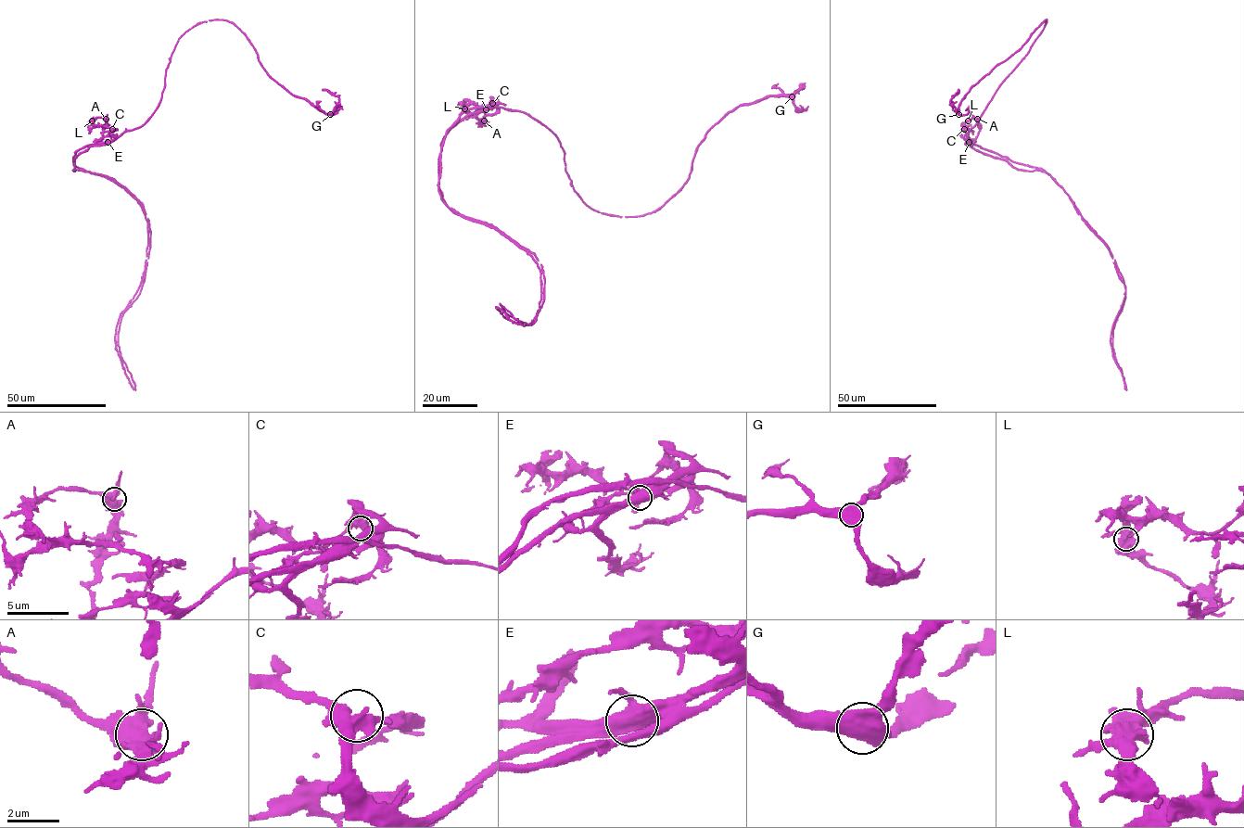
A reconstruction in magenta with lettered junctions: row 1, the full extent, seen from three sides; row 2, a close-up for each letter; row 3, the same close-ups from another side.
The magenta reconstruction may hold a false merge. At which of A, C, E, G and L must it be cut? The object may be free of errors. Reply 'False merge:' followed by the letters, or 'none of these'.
False merge: E

